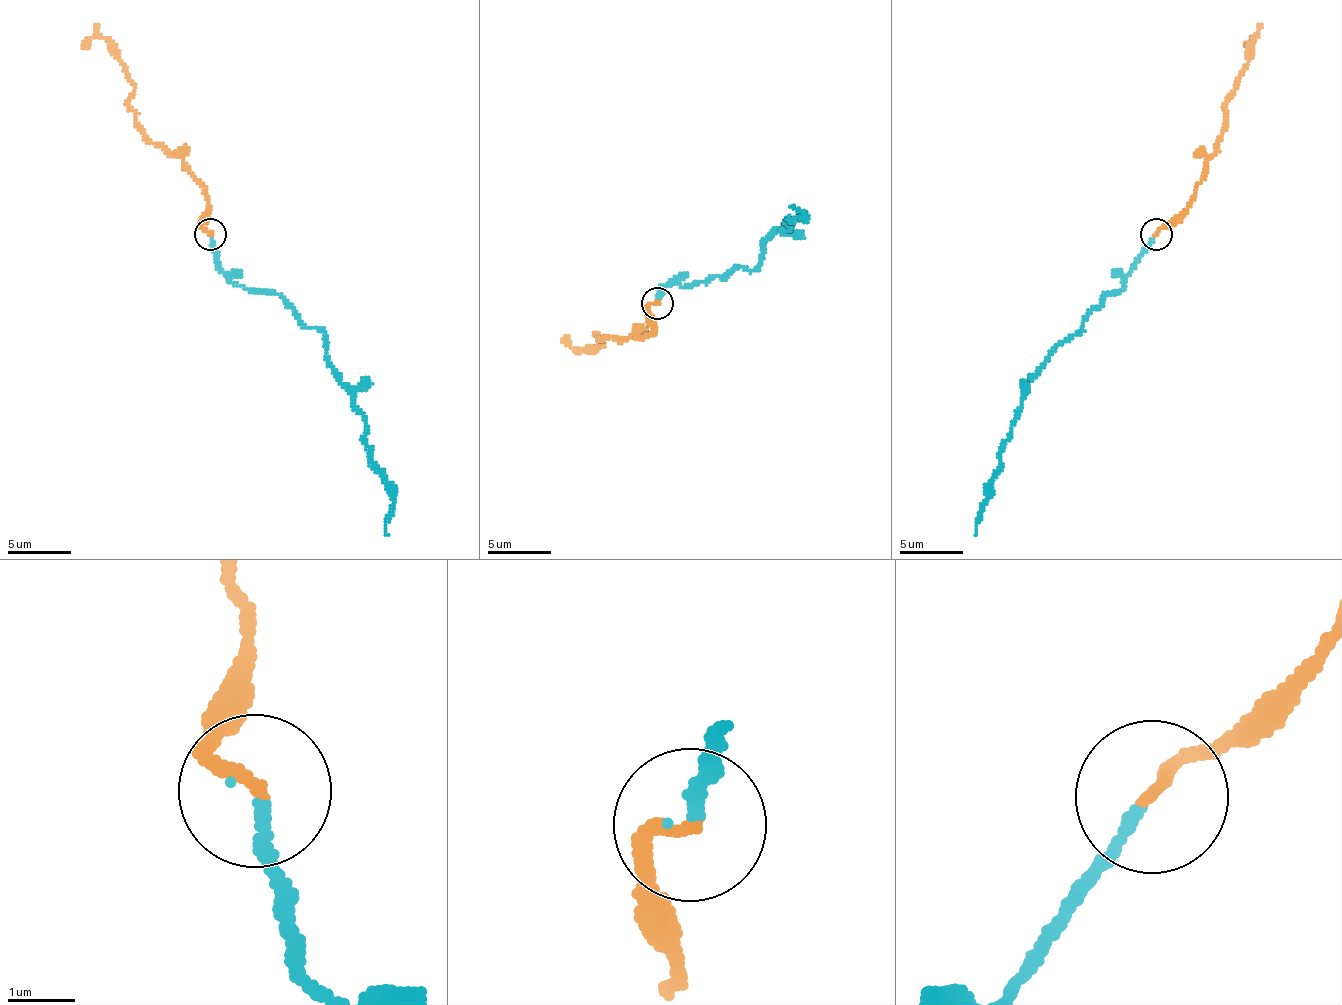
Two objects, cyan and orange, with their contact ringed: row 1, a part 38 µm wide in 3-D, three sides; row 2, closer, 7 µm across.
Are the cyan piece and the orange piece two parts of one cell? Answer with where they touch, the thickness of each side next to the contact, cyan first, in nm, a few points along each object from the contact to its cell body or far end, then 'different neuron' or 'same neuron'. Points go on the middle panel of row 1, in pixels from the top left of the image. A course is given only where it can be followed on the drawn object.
place (657, 303); calibres 170 and 200 nm; course cyan (656, 301), (675, 283), (683, 287), (739, 266), (753, 270), (773, 230), (804, 213), (792, 206); course orange (656, 304), (648, 306), (652, 335), (613, 340), (598, 335), (605, 343), (583, 351), (573, 348), (565, 336); same neuron

